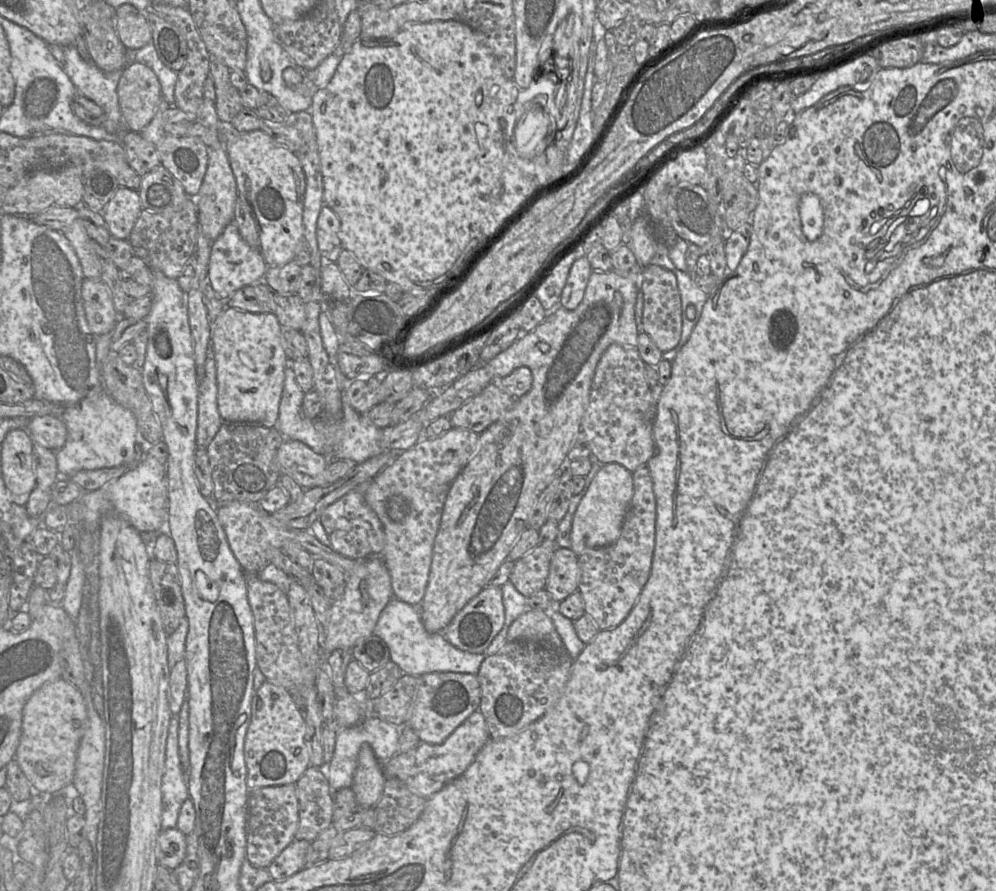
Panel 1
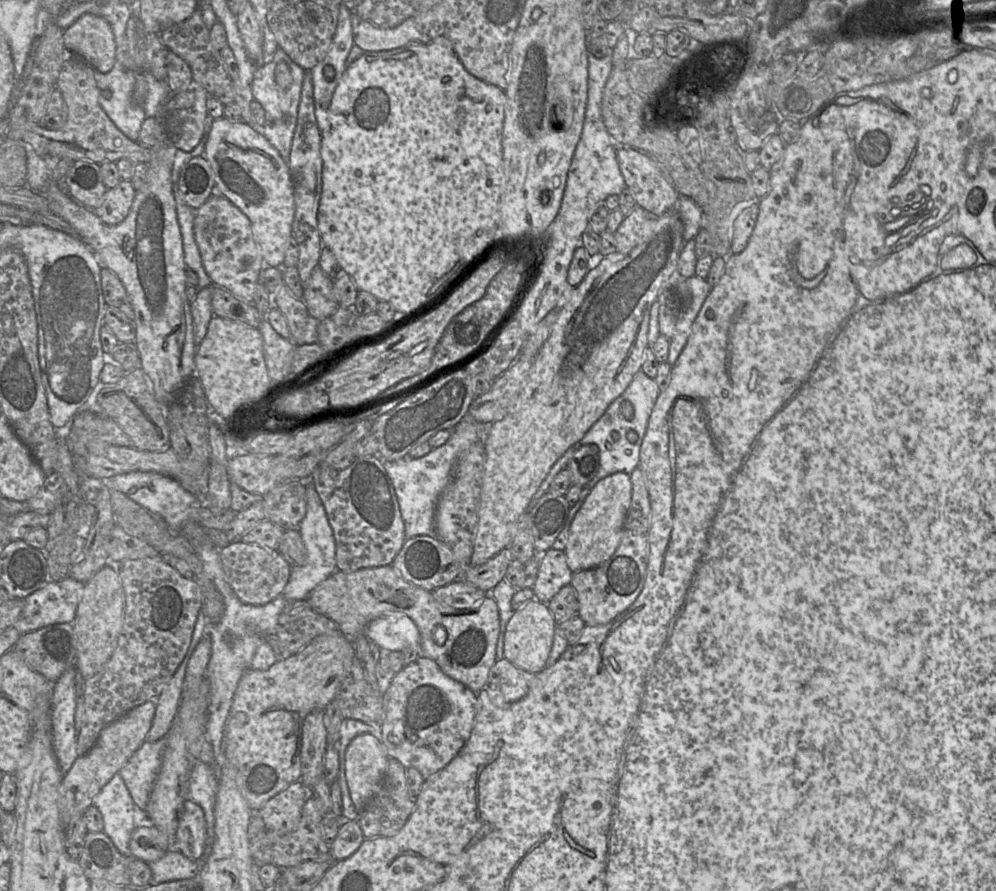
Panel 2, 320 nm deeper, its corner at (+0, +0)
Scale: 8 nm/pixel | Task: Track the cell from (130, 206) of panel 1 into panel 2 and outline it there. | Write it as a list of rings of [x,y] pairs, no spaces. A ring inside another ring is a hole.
[[[121,180],[117,186],[107,190],[94,212],[105,224],[117,225],[128,216],[135,195],[131,180]]]

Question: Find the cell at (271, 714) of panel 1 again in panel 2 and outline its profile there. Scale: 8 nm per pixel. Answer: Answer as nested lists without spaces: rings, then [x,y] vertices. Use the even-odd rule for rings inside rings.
[[[338,633],[315,637],[291,657],[276,661],[266,671],[247,669],[239,680],[225,723],[222,749],[236,769],[239,789],[253,812],[258,812],[272,797],[301,779],[303,722],[314,710],[325,710],[336,698],[339,686],[354,657],[351,640]]]

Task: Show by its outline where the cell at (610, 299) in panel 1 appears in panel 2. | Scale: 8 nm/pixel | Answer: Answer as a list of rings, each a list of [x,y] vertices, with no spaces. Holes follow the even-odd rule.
[[[675,210],[666,212],[661,216],[650,217],[649,237],[645,241],[635,246],[628,253],[616,251],[615,253],[603,257],[595,268],[590,269],[587,272],[586,276],[576,287],[569,286],[564,299],[558,306],[558,317],[551,328],[549,337],[534,358],[531,370],[522,389],[518,393],[517,398],[512,402],[508,411],[488,427],[488,434],[486,435],[484,445],[485,464],[478,509],[478,525],[470,561],[471,566],[480,566],[497,555],[501,550],[510,547],[522,514],[541,483],[548,475],[552,466],[572,445],[579,442],[584,437],[593,424],[604,414],[608,406],[626,390],[635,374],[641,370],[644,356],[648,348],[647,335],[651,307],[658,299],[660,291],[667,287],[671,287],[673,279],[681,276],[677,270],[677,262],[685,244],[683,230],[683,222]]]

